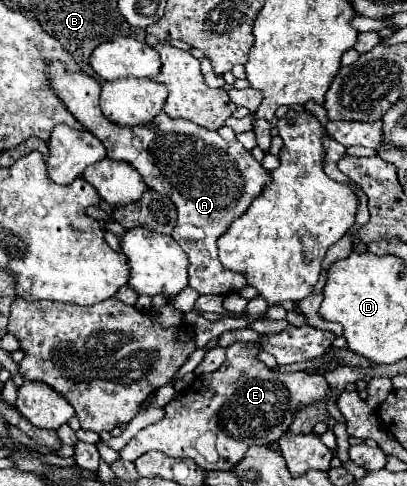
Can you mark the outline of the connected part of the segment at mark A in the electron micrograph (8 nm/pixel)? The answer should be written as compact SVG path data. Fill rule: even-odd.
M46 62L46 76L48 84L56 92L56 96L62 98L72 116L84 126L84 130L92 132L106 146L108 158L128 162L142 174L148 188L172 198L178 212L172 238L188 254L190 288L194 288L198 294L224 296L246 286L242 274L222 268L218 260L216 240L272 182L270 172L260 162L256 162L252 154L244 150L236 140L226 142L218 132L212 132L188 120L170 120L164 112L158 114L158 118L150 126L116 126L102 114L98 106L100 82L84 74L82 70L68 70L64 62Z

